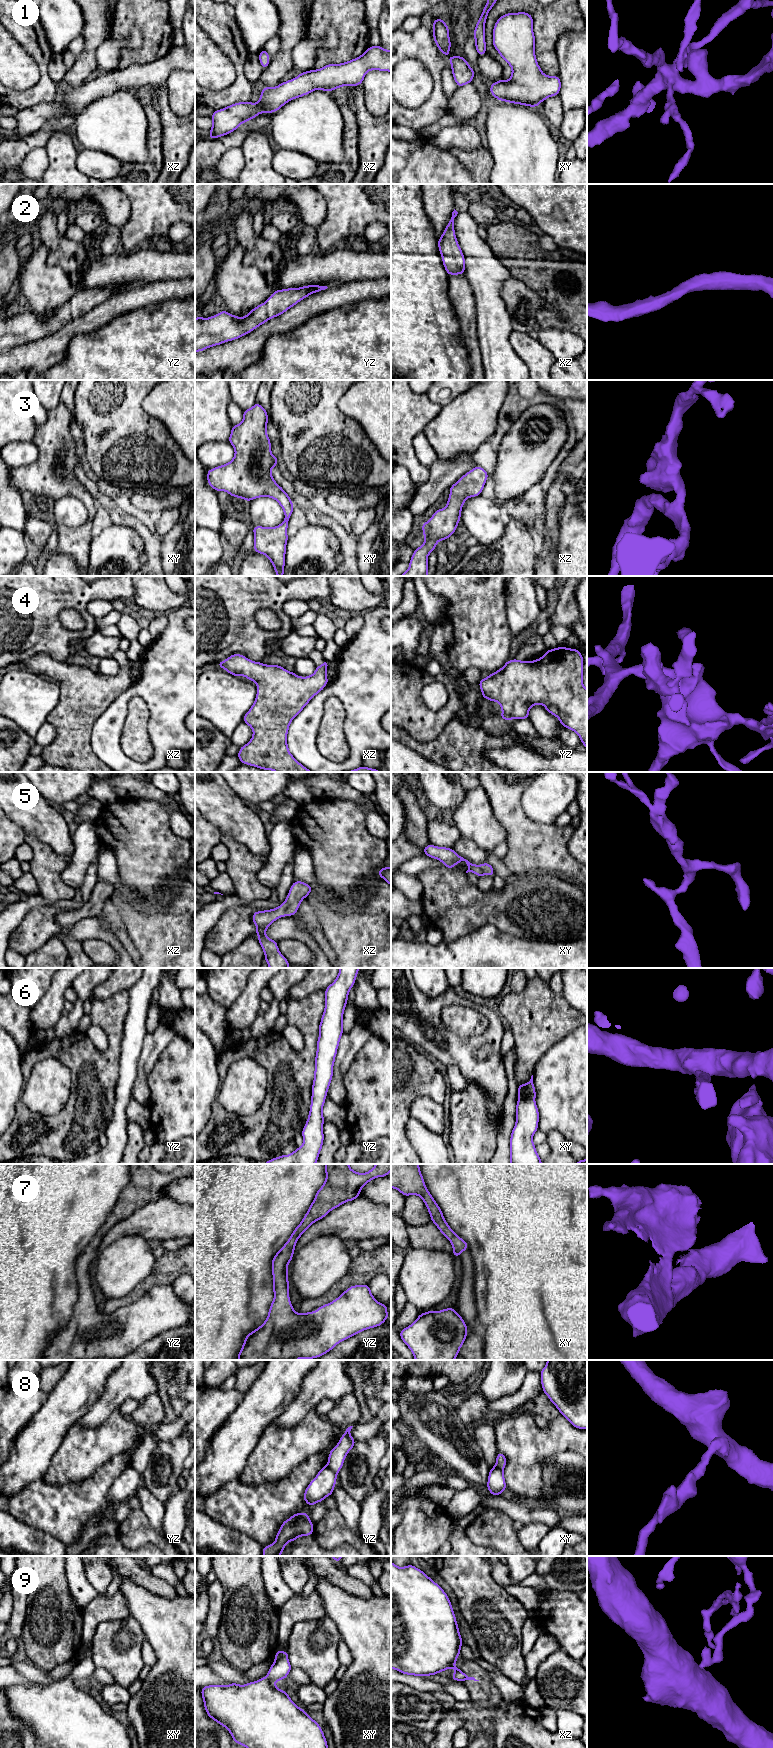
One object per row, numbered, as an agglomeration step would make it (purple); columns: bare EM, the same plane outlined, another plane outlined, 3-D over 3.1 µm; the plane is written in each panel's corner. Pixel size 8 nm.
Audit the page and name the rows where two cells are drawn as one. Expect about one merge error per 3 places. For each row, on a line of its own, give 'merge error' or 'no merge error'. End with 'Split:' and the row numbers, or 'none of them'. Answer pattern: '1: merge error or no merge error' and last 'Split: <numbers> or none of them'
1: no merge error
2: no merge error
3: no merge error
4: no merge error
5: no merge error
6: no merge error
7: no merge error
8: merge error
9: no merge error
Split: 8

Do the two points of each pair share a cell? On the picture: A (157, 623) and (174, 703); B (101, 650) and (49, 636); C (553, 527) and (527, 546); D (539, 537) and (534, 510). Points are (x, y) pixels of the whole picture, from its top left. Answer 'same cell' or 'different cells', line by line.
A: different cells
B: different cells
C: different cells
D: same cell

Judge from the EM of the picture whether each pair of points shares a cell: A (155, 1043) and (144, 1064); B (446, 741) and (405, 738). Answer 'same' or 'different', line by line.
A: same
B: same

